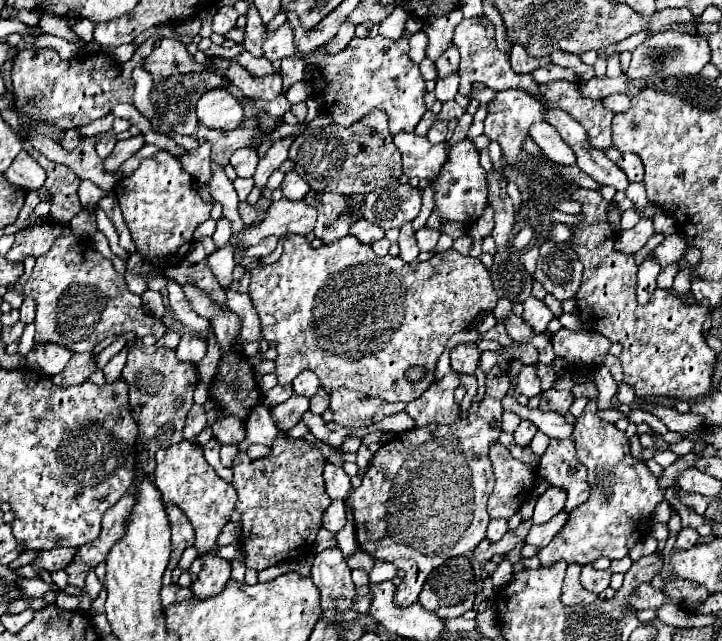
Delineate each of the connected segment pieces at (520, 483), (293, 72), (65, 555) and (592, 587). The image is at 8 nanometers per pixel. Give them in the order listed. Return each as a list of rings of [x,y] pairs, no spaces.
[[[498,441],[490,445],[488,455],[496,477],[492,495],[488,499],[488,513],[492,519],[510,519],[528,499],[538,475],[534,475],[530,465],[512,459],[510,451]]]
[[[288,57],[282,61],[282,77],[284,77],[284,91],[286,93],[296,81],[304,77],[304,61],[300,57]]]
[[[50,549],[50,551],[40,551],[40,557],[36,561],[32,561],[32,565],[44,567],[48,571],[66,569],[68,563],[72,561],[72,555],[74,553],[76,553],[76,549]]]
[[[590,563],[582,567],[582,585],[584,585],[588,591],[602,593],[602,591],[610,585],[610,577],[612,577],[612,571],[594,569]]]

